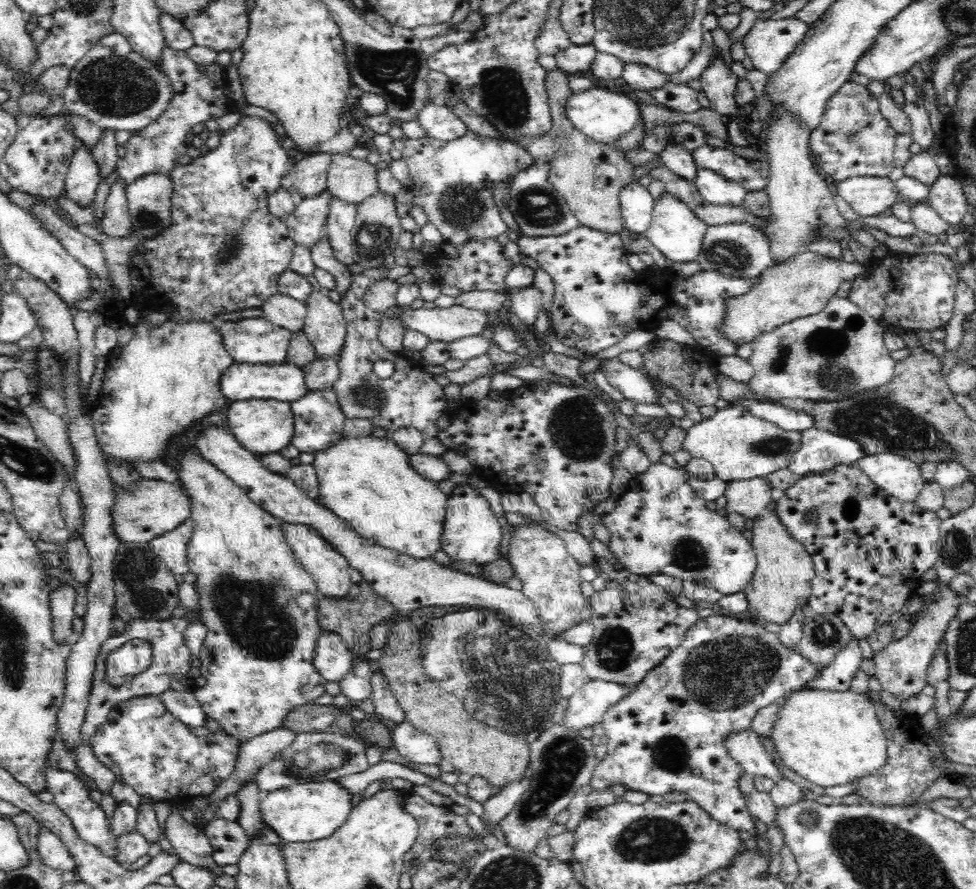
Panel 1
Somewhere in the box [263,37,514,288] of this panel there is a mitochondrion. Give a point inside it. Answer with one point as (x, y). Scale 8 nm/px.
(395, 72)

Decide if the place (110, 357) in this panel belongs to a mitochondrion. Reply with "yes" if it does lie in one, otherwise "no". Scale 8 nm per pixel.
no

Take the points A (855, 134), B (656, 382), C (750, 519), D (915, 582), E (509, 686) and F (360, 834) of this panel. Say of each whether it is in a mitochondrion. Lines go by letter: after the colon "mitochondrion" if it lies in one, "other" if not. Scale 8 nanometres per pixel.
A: mitochondrion
B: other
C: other
D: other
E: mitochondrion
F: other

